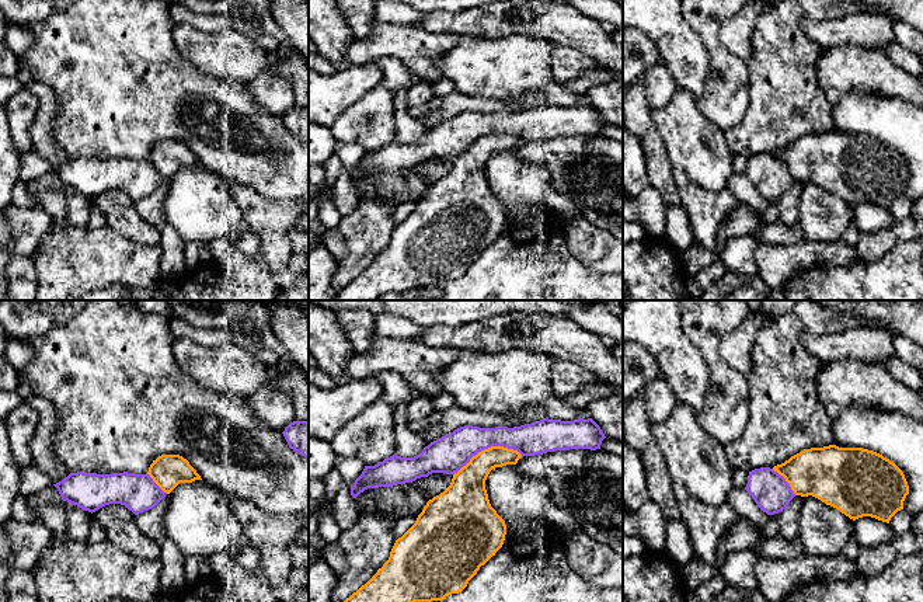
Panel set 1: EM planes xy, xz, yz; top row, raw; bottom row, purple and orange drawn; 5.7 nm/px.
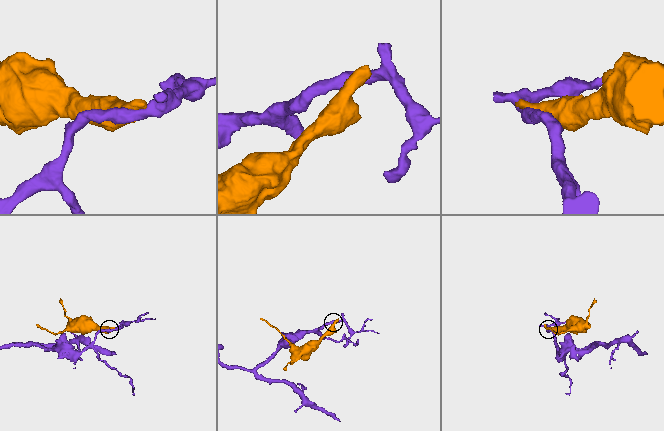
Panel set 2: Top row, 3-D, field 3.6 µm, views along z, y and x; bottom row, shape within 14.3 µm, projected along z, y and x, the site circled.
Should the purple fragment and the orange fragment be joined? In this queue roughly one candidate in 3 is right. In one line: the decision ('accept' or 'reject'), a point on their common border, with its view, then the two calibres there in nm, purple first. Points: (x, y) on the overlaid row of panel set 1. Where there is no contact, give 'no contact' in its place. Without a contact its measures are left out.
reject | xz (487, 448) | 220/200 nm

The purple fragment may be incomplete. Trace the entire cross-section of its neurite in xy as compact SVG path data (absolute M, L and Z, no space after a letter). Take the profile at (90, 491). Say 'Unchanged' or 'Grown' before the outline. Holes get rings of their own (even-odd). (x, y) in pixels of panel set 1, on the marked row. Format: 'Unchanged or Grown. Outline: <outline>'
Unchanged. Outline: M77 471L53 486L63 501L91 514L105 505L121 504L137 515L154 508L167 494L147 473L97 474Z

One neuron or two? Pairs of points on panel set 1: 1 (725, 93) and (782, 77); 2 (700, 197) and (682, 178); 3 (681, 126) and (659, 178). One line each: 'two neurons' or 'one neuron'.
1: two neurons
2: one neuron
3: two neurons

